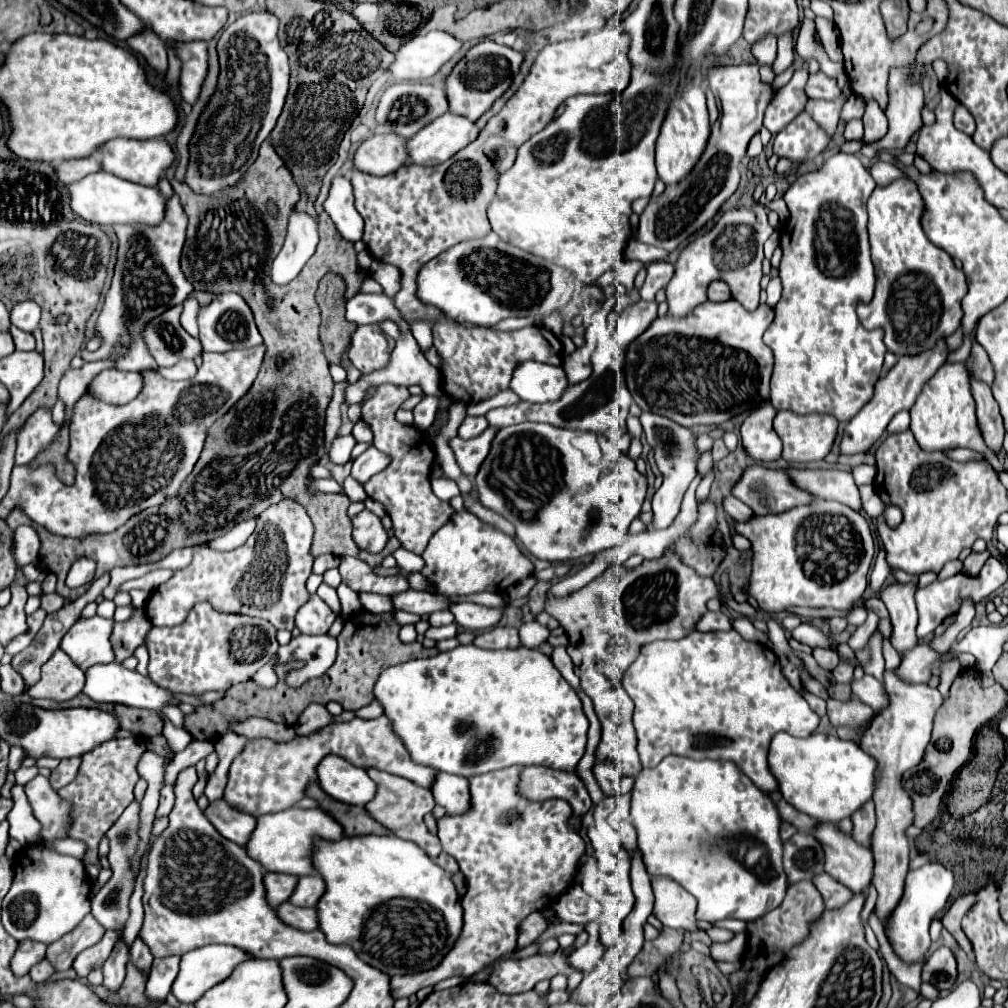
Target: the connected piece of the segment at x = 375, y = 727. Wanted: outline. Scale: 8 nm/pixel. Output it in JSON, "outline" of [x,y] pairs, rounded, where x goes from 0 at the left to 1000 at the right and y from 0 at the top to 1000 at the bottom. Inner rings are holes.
{"outline":[[[383,709],[367,715],[353,711],[345,717],[323,719],[317,725],[312,725],[304,731],[294,731],[286,737],[272,737],[268,733],[246,735],[242,745],[232,753],[228,761],[222,793],[230,801],[244,805],[252,811],[286,803],[302,791],[306,775],[313,773],[312,761],[327,747],[347,753],[347,757],[359,763],[373,761],[383,767],[403,771],[423,783],[427,783],[427,777],[431,777],[431,769],[435,767],[429,761],[419,761],[407,753],[407,747],[403,745],[399,733],[395,733],[395,729],[387,725],[387,715],[383,713]]]}

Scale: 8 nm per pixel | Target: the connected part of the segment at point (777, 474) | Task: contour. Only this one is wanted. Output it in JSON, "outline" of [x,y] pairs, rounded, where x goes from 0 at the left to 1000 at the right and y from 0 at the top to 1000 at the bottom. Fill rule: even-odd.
{"outline":[[[758,461],[740,463],[726,483],[726,491],[740,499],[748,511],[768,511],[806,497],[806,493],[780,475],[776,467]]]}

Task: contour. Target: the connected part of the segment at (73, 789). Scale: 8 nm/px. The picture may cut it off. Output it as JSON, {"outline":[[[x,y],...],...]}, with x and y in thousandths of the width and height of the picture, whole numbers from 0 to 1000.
{"outline":[[[135,731],[109,733],[101,739],[97,739],[93,745],[79,749],[81,761],[77,763],[75,773],[58,785],[58,789],[62,793],[65,793],[73,799],[73,803],[71,803],[73,814],[69,820],[69,830],[79,832],[87,838],[83,858],[97,856],[99,832],[113,818],[113,813],[117,813],[117,809],[121,809],[121,805],[133,795],[131,783],[137,775],[135,757],[143,745],[145,745],[145,737],[141,733],[135,733]]]}

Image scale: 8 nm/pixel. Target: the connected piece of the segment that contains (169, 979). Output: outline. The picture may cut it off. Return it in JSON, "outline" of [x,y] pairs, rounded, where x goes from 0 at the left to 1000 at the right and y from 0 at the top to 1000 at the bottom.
{"outline":[[[163,949],[163,951],[153,951],[151,955],[151,965],[145,975],[145,991],[147,993],[163,993],[165,987],[169,985],[169,979],[177,967],[177,955],[179,949]]]}

